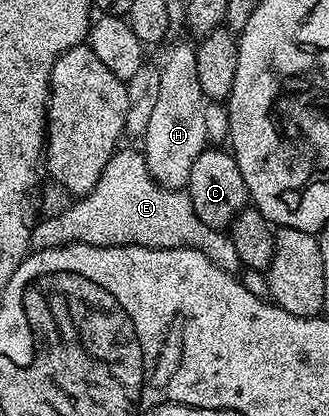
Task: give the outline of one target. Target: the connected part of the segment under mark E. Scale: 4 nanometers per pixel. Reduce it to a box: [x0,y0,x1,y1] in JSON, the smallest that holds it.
[30,147,242,273]

